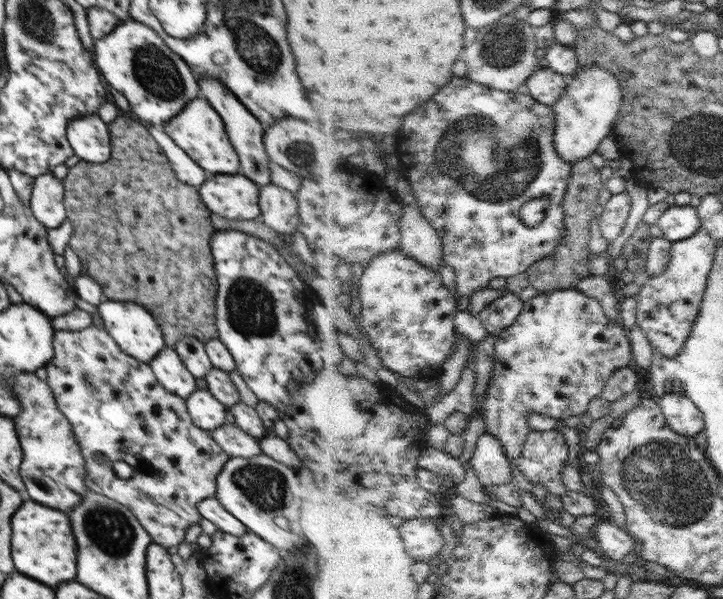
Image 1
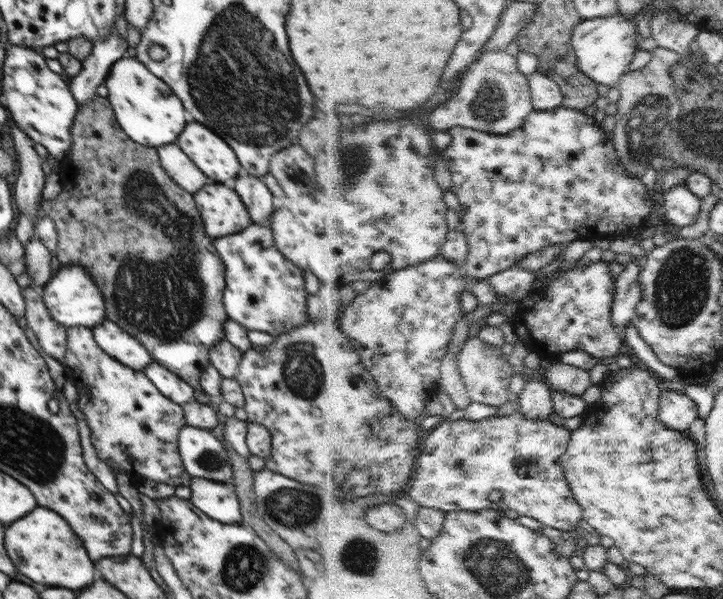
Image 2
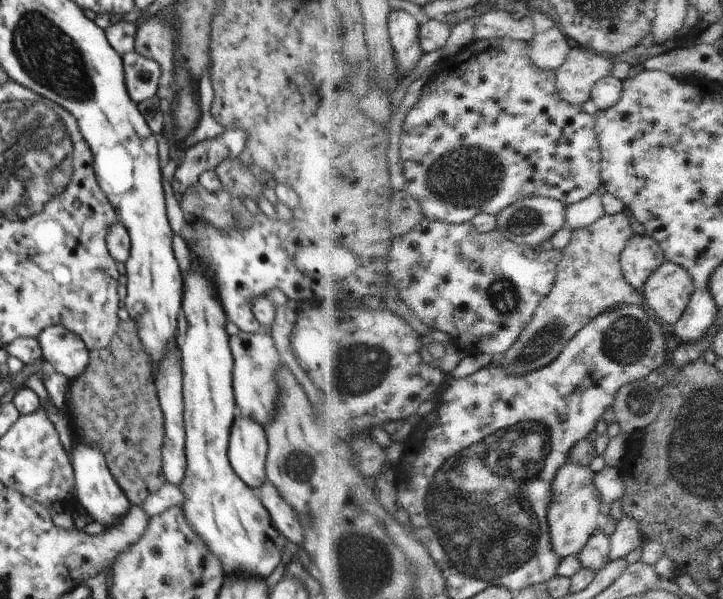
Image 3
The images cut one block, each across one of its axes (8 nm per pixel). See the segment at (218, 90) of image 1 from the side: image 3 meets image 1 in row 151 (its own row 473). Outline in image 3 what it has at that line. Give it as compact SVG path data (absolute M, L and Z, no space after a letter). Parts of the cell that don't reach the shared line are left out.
M238 412L229 437L227 458L232 470L250 488L258 488L264 480L267 481L264 474L267 451L263 427L249 417L242 417Z

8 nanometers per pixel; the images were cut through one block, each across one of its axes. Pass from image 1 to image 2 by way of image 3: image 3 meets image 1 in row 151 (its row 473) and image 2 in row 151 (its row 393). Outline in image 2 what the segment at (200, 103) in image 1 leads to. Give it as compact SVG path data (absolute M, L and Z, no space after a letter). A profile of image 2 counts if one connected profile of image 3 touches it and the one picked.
M198 122L188 124L175 144L211 182L216 180L227 188L234 188L241 164L232 148L206 126Z

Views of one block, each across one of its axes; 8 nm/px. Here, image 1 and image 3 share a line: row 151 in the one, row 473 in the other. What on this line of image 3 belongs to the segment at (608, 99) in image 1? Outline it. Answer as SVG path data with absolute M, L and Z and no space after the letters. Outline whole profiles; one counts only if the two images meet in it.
M572 461L560 470L553 483L555 502L549 511L549 524L556 551L564 558L580 555L588 542L602 529L604 504L597 486L598 472L590 466Z

